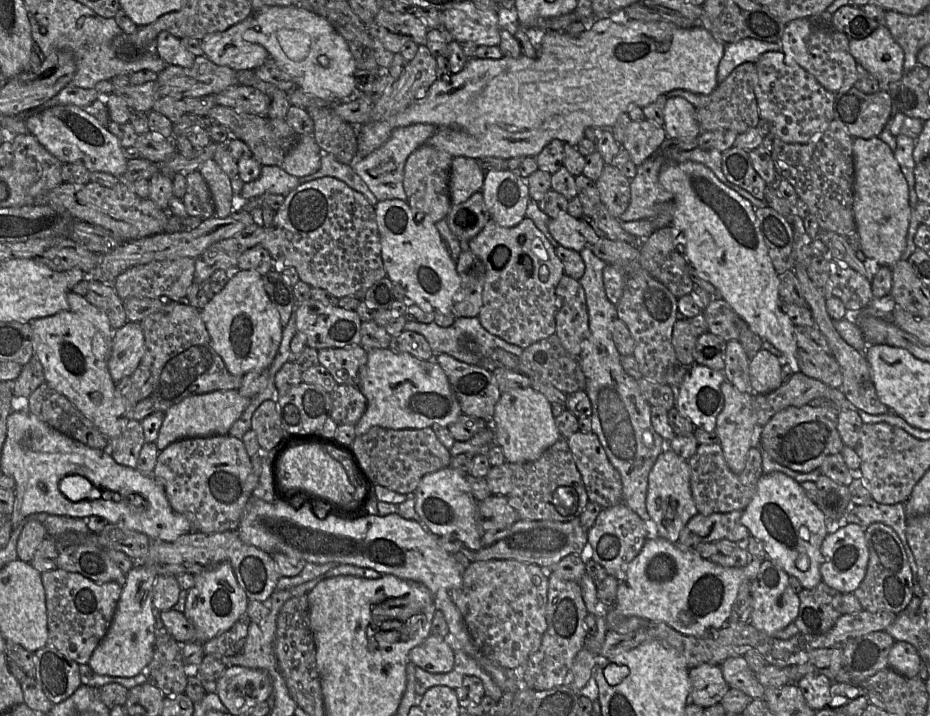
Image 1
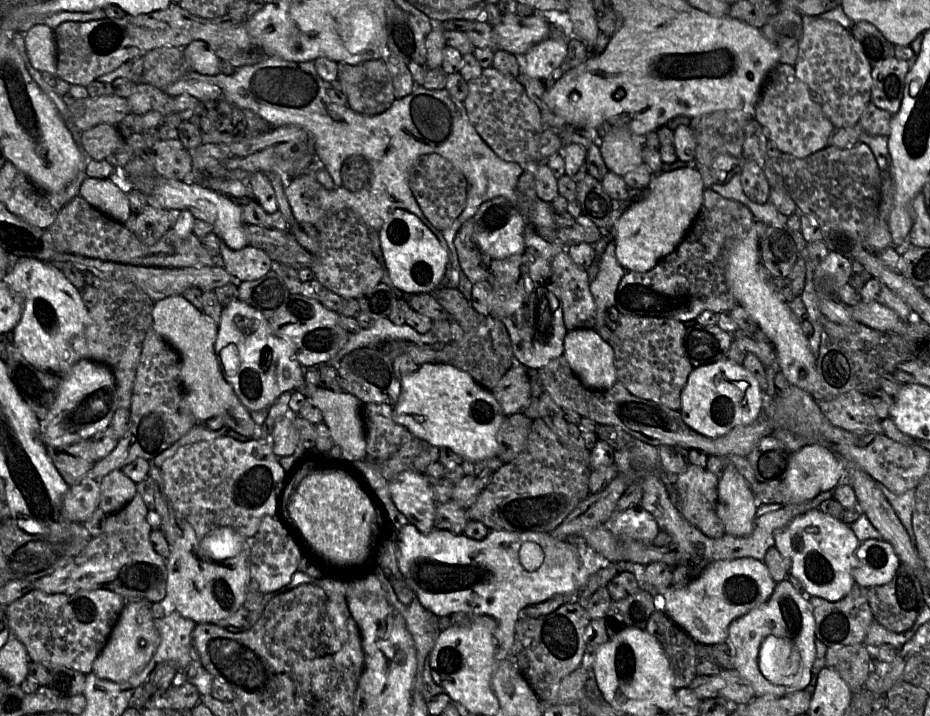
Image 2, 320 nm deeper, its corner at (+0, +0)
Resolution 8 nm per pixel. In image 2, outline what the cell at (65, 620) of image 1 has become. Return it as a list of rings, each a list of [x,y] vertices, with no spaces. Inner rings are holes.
[[[33,589],[5,607],[5,614],[11,635],[14,635],[26,648],[31,662],[48,669],[67,667],[85,675],[92,673],[92,665],[107,643],[126,600],[121,595],[108,590],[82,590],[73,594],[47,594]]]

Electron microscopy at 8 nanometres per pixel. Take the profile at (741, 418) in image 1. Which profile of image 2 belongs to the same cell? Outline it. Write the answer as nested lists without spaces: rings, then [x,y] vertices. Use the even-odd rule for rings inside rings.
[[[730,464],[718,478],[716,513],[728,535],[750,535],[757,518],[759,503],[745,478]]]

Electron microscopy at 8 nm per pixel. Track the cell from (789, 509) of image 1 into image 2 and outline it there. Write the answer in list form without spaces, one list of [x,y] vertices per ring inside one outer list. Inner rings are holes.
[[[817,508],[796,516],[778,531],[774,547],[789,561],[789,572],[801,582],[806,596],[836,602],[844,598],[855,584],[853,572],[860,544],[851,526]]]

